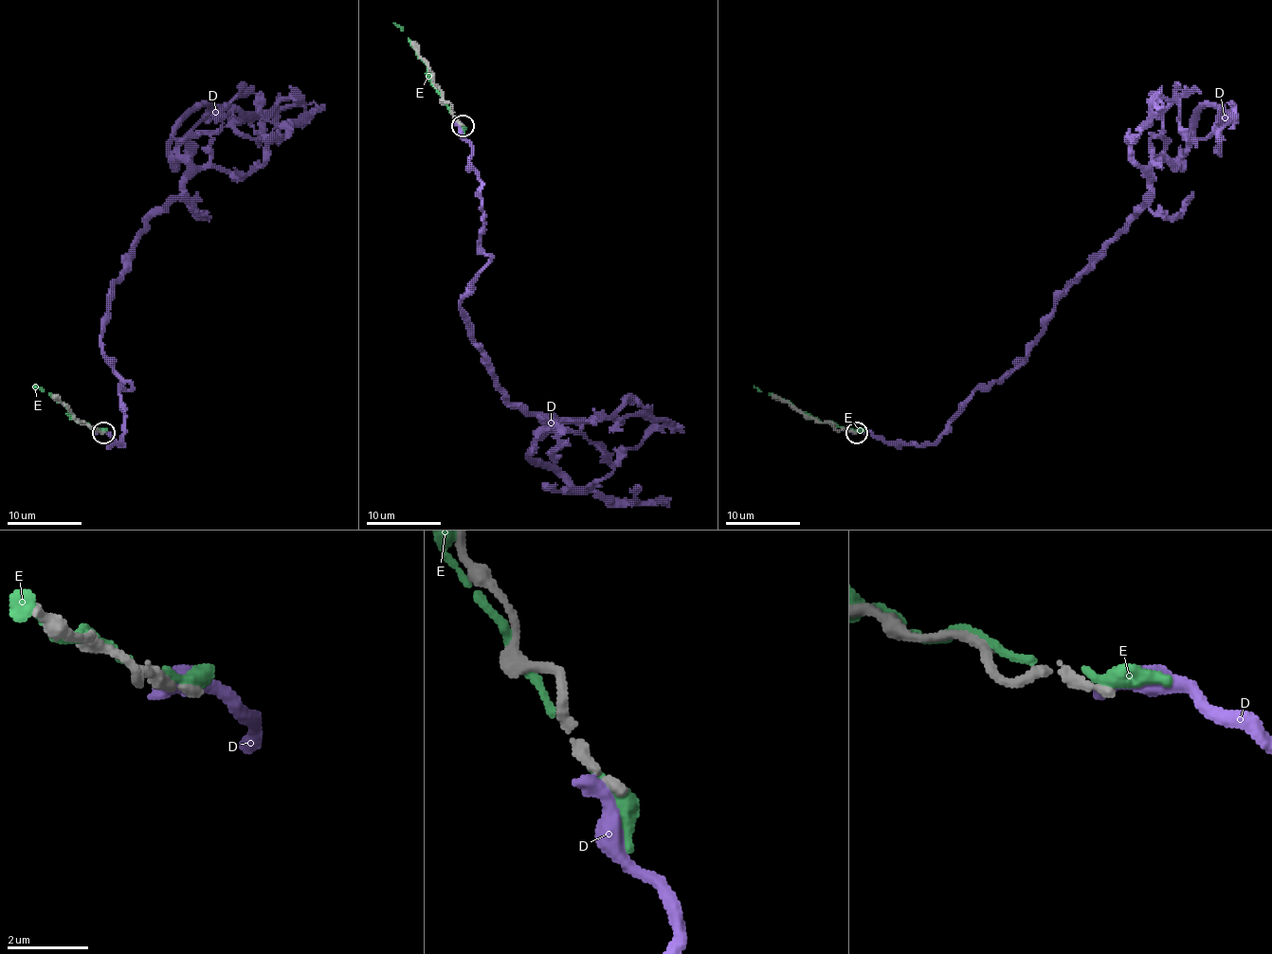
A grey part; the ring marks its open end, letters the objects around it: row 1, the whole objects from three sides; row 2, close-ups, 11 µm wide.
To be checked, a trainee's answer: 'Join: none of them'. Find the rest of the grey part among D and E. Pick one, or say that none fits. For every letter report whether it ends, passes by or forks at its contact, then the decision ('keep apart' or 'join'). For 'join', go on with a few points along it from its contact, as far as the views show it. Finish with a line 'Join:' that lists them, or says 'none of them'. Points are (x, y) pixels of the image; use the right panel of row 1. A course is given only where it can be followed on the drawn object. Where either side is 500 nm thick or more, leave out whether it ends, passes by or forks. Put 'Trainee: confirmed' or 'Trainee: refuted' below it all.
D: it ends there; keep apart
E: it ends there; keep apart
Join: none of them
Trainee: confirmed

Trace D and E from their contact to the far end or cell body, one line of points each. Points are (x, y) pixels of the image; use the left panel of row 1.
D: (99, 432), (121, 445), (100, 318), (181, 191), (173, 130), (216, 106), (258, 137), (306, 108)
E: (100, 432), (84, 421), (79, 422), (67, 407), (34, 386)

